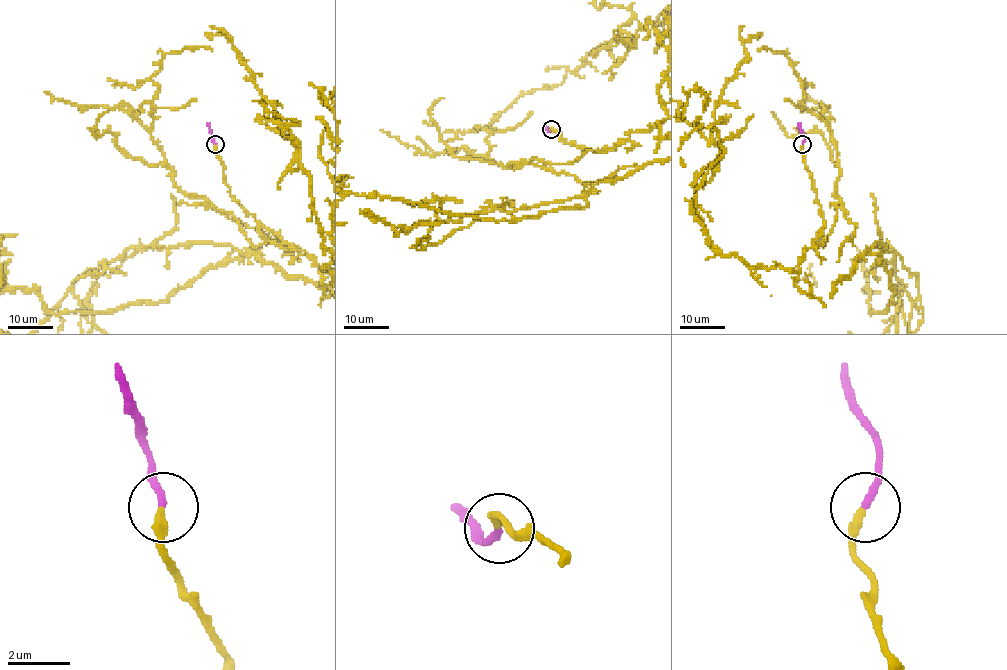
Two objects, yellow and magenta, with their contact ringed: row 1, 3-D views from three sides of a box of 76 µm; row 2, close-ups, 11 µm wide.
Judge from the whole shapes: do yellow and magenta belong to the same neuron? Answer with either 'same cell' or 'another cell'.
same cell

